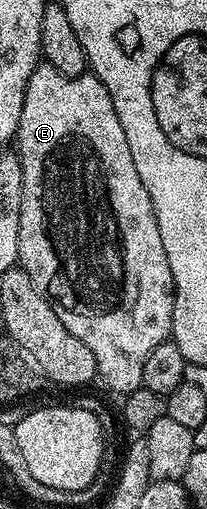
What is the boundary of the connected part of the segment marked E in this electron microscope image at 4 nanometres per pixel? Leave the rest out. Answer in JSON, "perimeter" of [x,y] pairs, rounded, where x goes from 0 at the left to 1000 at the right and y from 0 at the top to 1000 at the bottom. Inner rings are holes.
{"perimeter":[[[203,122],[169,134],[155,153],[135,153],[135,169],[116,185],[116,208],[97,216],[97,240],[77,261],[77,305],[106,328],[106,379],[97,381],[97,475],[87,477],[87,519],[155,546],[155,562],[271,609],[290,633],[444,688],[444,703],[464,703],[473,739],[551,770],[604,774],[652,770],[686,760],[696,743],[696,711],[715,695],[754,688],[831,660],[831,601],[841,599],[841,548],[831,523],[812,523],[812,499],[792,499],[792,475],[773,475],[773,452],[754,444],[754,420],[734,413],[734,389],[715,389],[715,373],[696,373],[696,358],[676,358],[676,342],[657,342],[657,326],[638,320],[638,295],[618,295],[618,271],[599,271],[599,248],[580,248],[580,232],[560,232],[560,216],[541,208],[531,179],[449,145],[386,149],[300,149],[290,138]]]}

